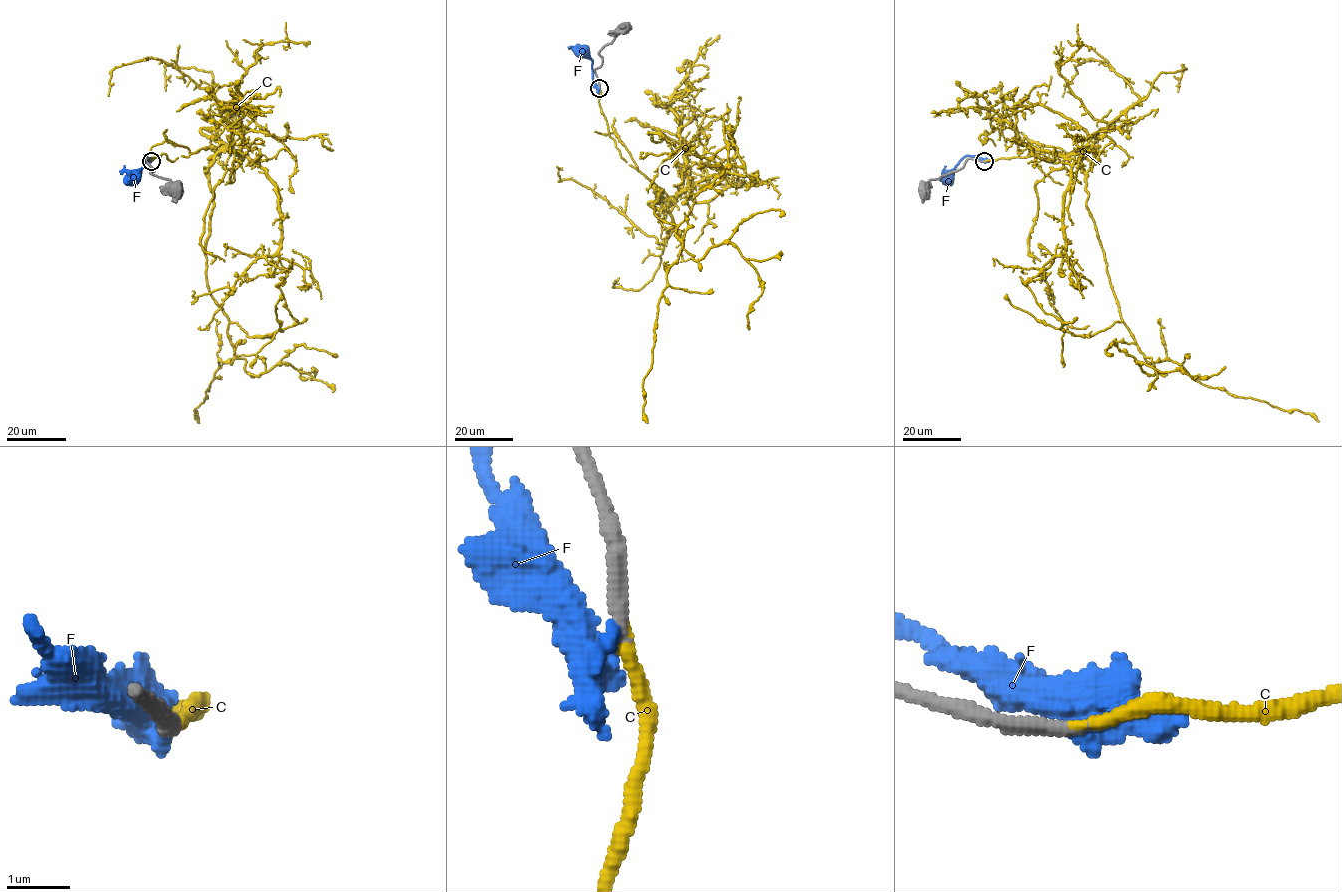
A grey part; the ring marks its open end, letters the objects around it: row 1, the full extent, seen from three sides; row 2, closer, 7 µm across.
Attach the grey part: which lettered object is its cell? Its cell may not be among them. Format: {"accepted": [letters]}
{"accepted": ["C"]}

